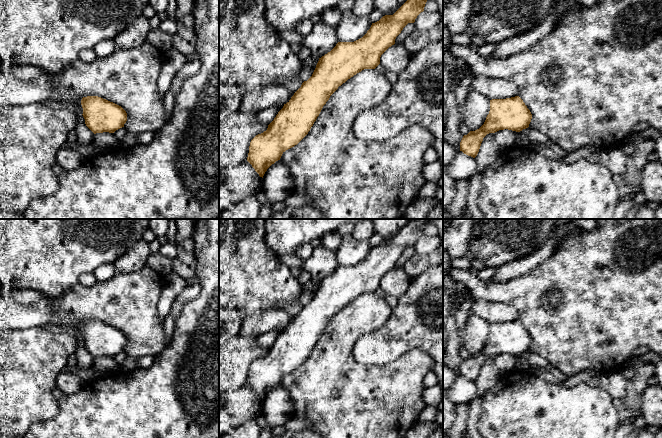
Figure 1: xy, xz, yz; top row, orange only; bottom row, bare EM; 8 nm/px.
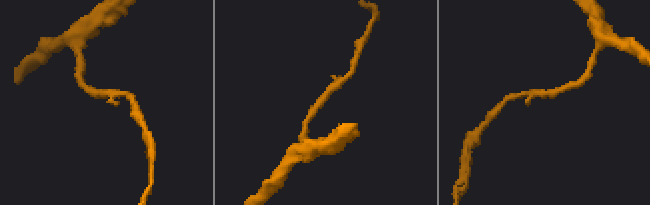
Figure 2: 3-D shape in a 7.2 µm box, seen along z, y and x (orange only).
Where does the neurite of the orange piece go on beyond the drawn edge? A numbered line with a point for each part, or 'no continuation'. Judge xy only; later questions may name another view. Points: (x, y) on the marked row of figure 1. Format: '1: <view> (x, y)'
no continuation

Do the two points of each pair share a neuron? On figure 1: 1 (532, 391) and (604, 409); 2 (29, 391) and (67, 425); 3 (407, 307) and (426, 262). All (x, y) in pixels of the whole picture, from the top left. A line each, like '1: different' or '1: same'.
1: same
2: different
3: different

